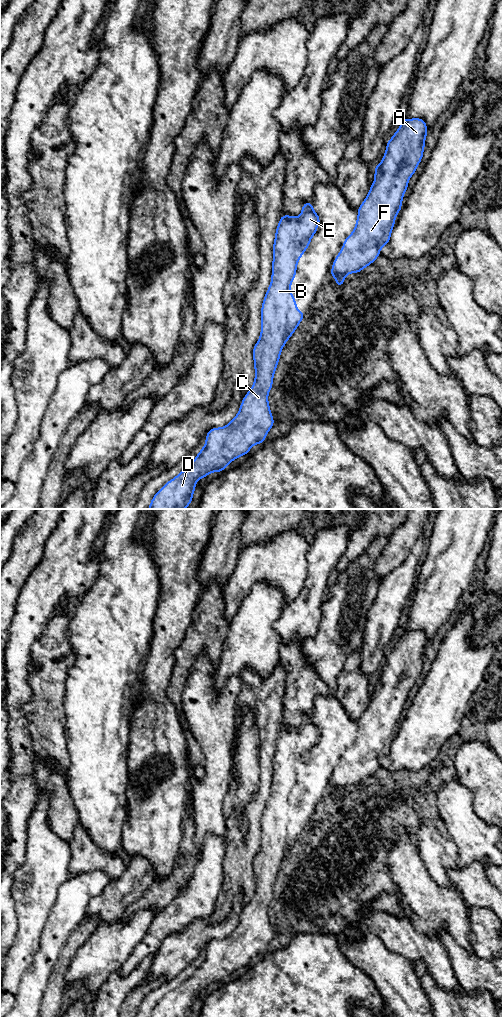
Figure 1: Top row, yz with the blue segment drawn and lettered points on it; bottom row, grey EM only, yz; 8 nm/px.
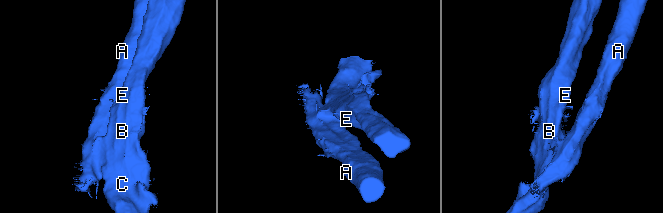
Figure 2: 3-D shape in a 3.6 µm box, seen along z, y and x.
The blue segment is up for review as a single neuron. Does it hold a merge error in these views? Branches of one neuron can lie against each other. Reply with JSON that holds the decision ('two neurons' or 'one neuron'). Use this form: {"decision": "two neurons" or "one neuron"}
{"decision": "two neurons"}

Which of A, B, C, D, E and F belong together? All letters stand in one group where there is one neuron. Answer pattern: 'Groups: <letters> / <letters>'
Groups: A F / B C D E

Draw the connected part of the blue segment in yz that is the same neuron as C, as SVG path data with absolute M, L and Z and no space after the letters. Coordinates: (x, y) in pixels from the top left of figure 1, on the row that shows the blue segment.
M312 200L302 206L301 215L296 218L281 214L273 245L273 263L271 284L265 294L261 308L261 334L253 348L255 381L244 396L238 414L224 427L212 428L207 432L206 443L195 460L175 478L168 481L152 498L148 509L185 509L189 507L196 481L216 471L222 472L234 459L247 455L251 447L266 440L268 431L274 425L274 419L268 404L268 393L273 385L273 376L284 346L284 336L288 322L288 288L291 277L297 269L296 256L300 248L299 236L307 231L316 232L320 217L314 212Z

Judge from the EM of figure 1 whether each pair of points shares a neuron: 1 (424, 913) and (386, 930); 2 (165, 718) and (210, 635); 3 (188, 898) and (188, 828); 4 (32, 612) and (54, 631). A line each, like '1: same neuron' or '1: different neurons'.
1: different neurons
2: different neurons
3: different neurons
4: different neurons

